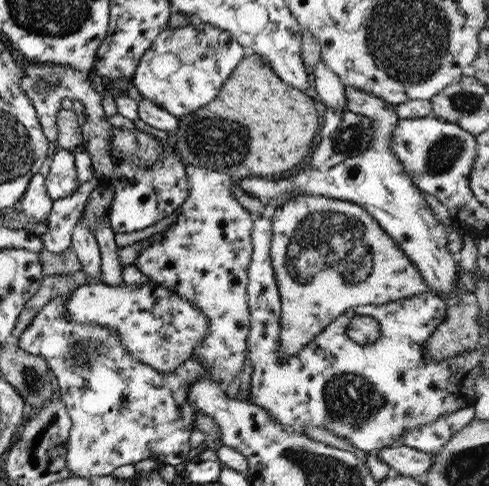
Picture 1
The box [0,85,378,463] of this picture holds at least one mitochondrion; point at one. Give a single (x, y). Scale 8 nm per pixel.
(325, 247)

